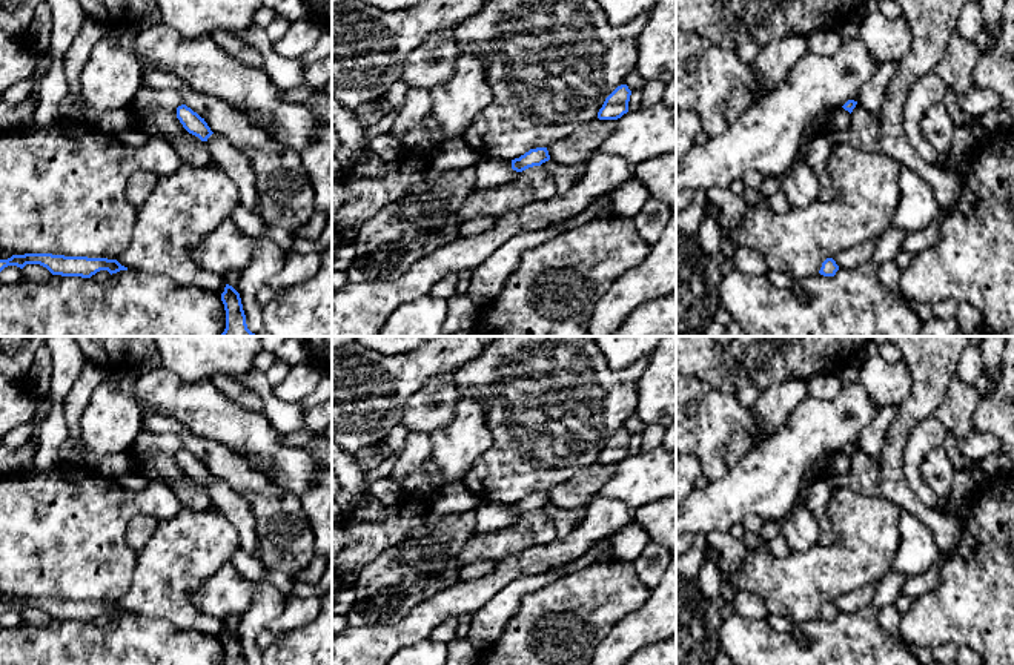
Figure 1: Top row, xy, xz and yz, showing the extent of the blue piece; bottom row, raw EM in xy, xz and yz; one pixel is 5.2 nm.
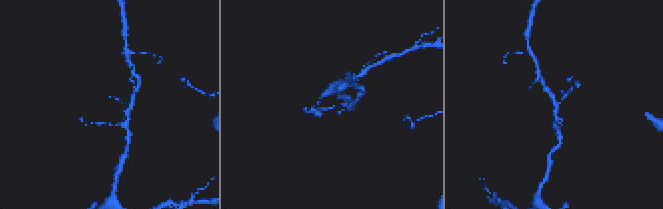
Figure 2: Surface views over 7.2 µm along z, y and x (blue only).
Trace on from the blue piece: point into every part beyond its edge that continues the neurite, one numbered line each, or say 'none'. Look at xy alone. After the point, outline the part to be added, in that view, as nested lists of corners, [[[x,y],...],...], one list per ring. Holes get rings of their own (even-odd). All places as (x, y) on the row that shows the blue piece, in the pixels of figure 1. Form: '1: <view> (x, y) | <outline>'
none

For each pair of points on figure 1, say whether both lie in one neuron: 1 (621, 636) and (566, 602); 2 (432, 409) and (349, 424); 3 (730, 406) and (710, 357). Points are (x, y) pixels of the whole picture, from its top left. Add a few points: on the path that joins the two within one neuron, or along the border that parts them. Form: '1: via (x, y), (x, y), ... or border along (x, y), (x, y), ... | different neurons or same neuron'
1: border along (638, 607), (624, 616), (595, 648) | different neurons
2: border along (424, 386), (410, 397), (400, 423) | different neurons
3: border along (692, 375), (722, 392), (735, 395) | different neurons

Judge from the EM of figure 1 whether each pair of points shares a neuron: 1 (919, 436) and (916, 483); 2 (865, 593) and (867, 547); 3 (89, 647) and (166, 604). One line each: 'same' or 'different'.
1: same
2: different
3: different

